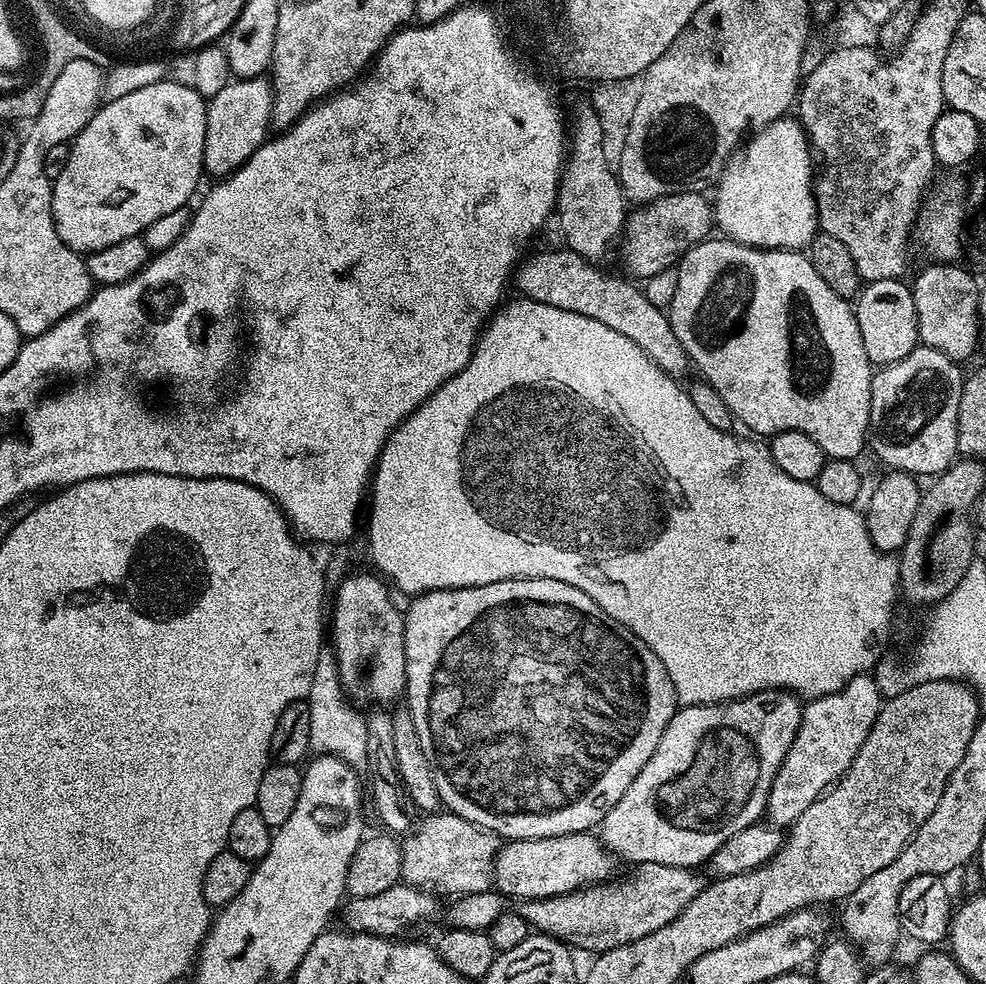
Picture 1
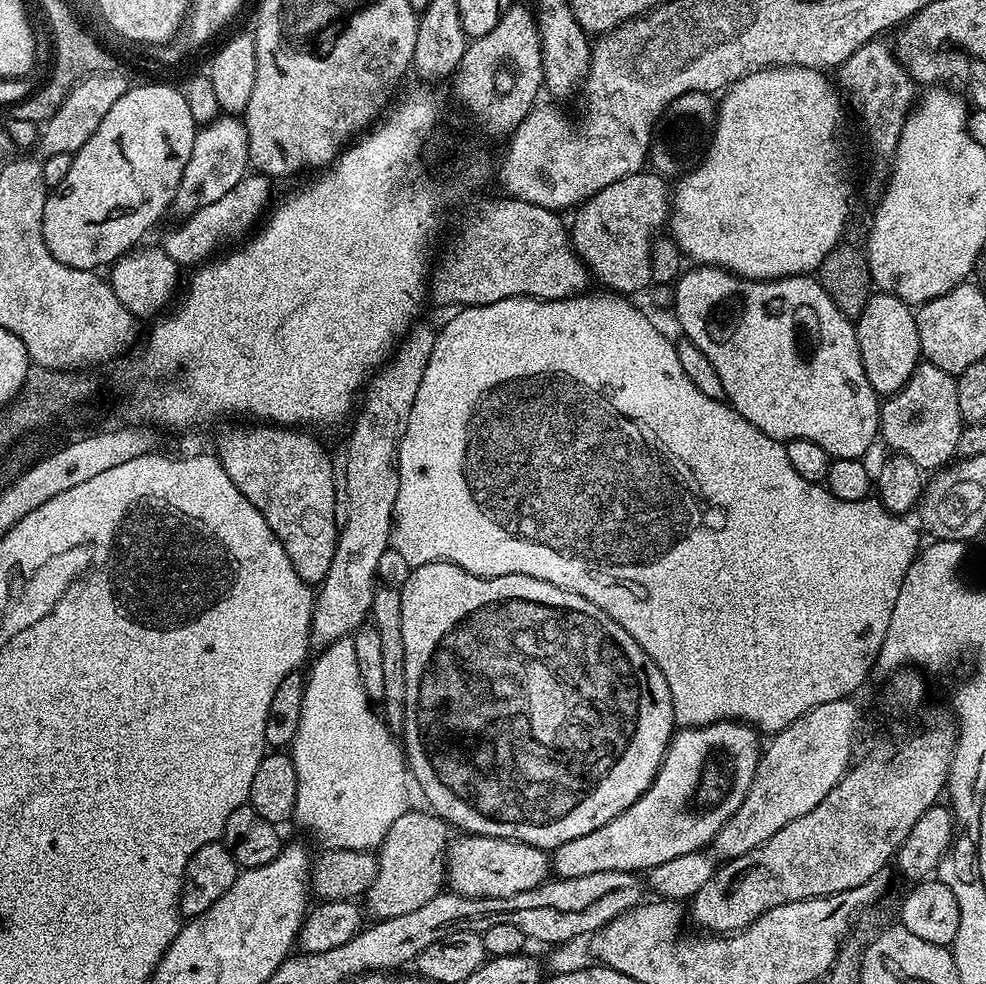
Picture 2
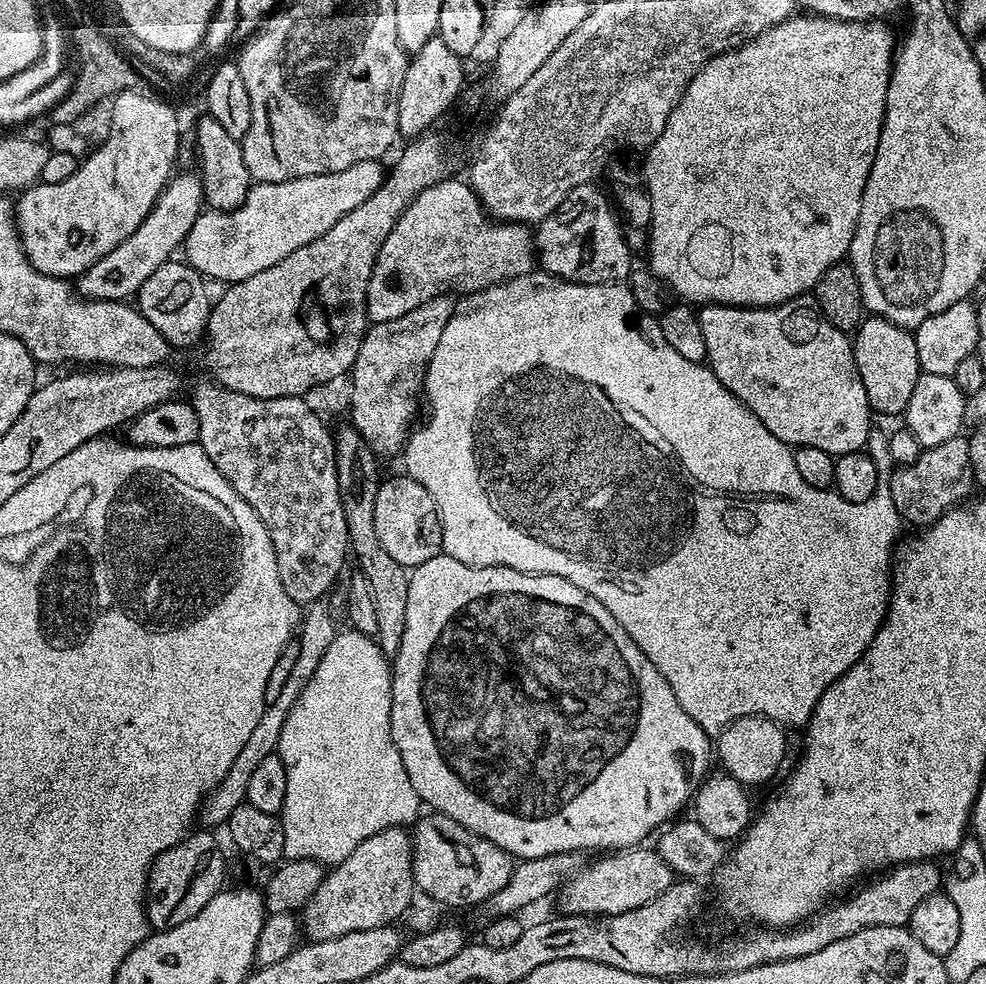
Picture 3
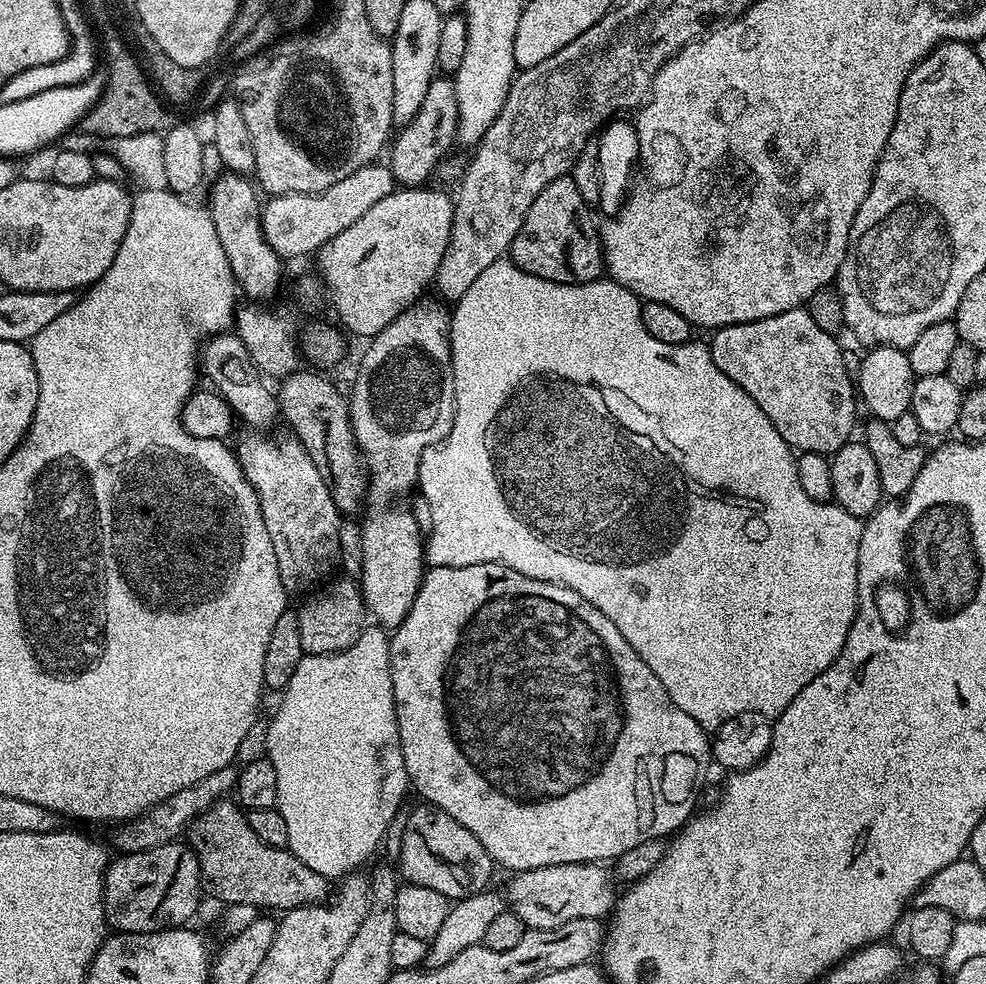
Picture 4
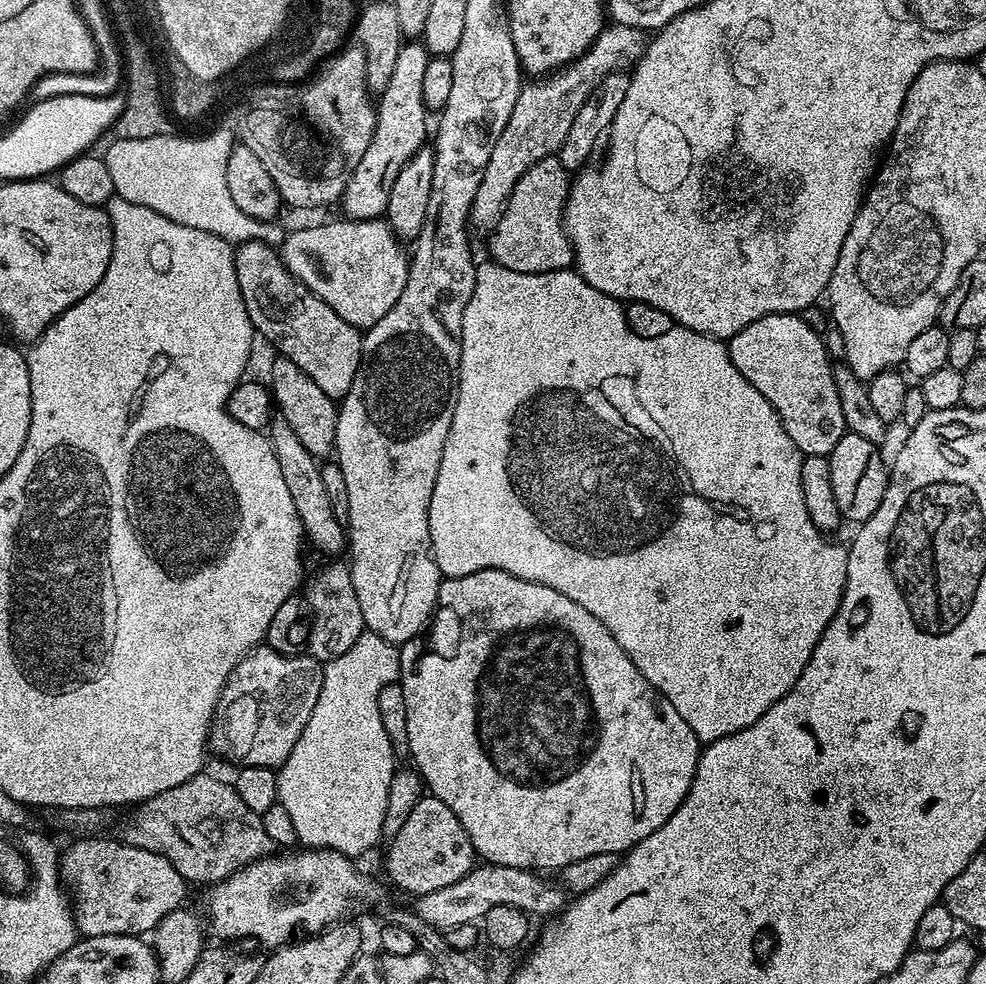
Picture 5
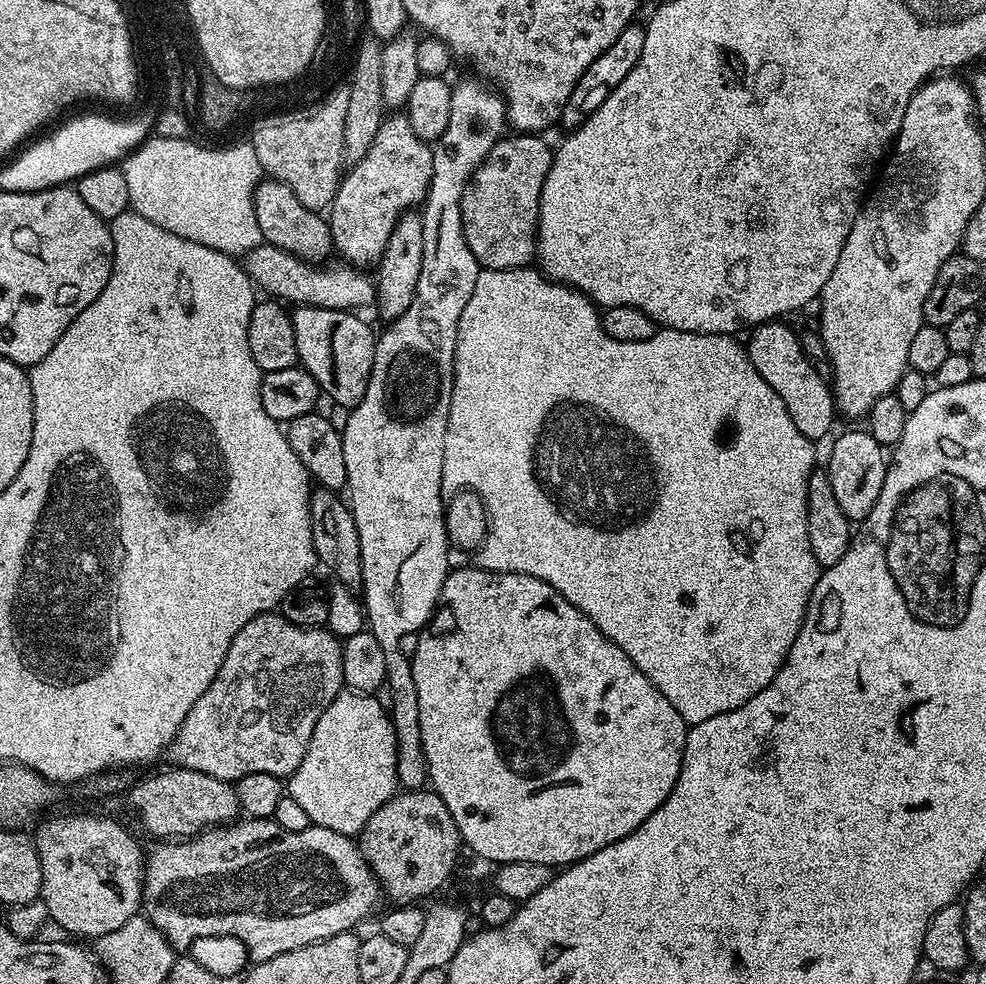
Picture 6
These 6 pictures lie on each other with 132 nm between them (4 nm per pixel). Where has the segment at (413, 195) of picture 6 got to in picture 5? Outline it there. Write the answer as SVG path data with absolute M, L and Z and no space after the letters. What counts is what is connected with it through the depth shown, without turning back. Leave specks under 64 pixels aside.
M404 42L398 50L398 59L390 82L386 82L386 90L378 94L376 104L376 129L374 138L370 138L370 146L366 146L366 154L362 154L362 162L354 166L354 174L350 174L350 182L346 182L346 190L342 197L343 215L349 220L374 220L383 217L388 210L388 191L394 186L394 178L398 178L398 170L410 162L418 149L425 147L430 136L427 116L429 109L424 106L422 98L422 82L430 57L423 43Z

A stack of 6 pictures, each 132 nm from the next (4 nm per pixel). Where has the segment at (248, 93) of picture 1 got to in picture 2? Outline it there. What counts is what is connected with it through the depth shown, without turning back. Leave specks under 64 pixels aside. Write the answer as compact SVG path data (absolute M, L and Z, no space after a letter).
M221 114L197 131L171 207L180 211L181 217L186 217L191 212L202 210L202 206L210 206L210 202L218 202L218 198L230 194L230 190L238 186L249 168L248 135L243 119L232 114Z

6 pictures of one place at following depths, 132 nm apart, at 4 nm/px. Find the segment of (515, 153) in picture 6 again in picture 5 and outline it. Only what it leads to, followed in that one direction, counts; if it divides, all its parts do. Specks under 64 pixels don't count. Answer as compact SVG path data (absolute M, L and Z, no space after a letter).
M557 155L539 160L514 186L510 198L505 202L496 223L492 225L488 236L488 252L495 263L506 266L506 270L518 270L522 274L542 274L557 272L563 268L571 269L574 264L572 244L568 241L568 232L564 229L564 207L568 201L570 172L564 168Z

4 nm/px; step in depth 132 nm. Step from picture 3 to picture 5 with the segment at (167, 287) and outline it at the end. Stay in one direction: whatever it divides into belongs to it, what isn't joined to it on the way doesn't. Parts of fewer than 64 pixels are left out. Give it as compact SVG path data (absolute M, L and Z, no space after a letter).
M276 418L270 424L270 439L272 449L278 458L278 466L282 466L282 478L290 489L290 498L294 498L294 510L298 514L307 543L312 543L320 552L325 552L328 558L336 558L340 551L346 548L346 524L334 514L334 506L330 506L330 498L326 494L326 486L322 483L321 465L317 457L302 446L302 441L285 420Z

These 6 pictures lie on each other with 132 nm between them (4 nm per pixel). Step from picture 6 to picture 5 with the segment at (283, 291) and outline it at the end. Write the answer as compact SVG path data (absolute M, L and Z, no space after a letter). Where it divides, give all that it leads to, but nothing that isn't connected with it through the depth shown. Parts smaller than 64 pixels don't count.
M387 219L328 220L313 228L300 228L285 235L278 251L286 270L294 274L338 318L361 330L374 327L378 318L390 314L390 306L398 302L408 277L409 253L396 239Z

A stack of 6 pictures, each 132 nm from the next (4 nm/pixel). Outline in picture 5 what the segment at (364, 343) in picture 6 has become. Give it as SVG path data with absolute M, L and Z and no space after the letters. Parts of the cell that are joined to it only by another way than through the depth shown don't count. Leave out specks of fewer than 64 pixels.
M251 240L239 245L235 249L236 273L238 274L238 286L242 290L242 302L246 302L246 314L250 314L250 322L253 329L258 330L273 344L279 355L290 358L310 378L314 378L316 385L323 390L331 400L343 401L345 394L350 390L354 382L354 374L358 374L360 355L362 354L361 329L350 326L326 302L318 299L313 292L309 292L306 286L290 270L286 270L279 251L271 244L264 244L261 240Z

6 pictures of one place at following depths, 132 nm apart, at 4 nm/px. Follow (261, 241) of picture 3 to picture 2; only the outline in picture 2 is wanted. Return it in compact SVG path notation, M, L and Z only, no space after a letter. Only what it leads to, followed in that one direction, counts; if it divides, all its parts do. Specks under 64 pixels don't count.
M245 174L238 182L238 186L234 186L234 190L230 190L230 194L218 198L218 202L210 202L210 206L202 206L202 210L191 212L190 215L179 221L181 224L177 228L170 229L162 241L164 252L170 254L170 258L174 258L177 266L185 266L184 264L199 266L217 251L215 248L219 244L224 244L227 240L234 239L235 236L243 237L245 234L251 233L269 207L268 184L270 184L269 177Z

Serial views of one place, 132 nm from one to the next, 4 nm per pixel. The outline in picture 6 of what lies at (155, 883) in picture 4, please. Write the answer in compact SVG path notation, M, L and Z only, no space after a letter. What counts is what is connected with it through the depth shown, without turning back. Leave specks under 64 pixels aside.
M56 816L53 820L46 821L37 832L34 832L34 841L42 868L42 884L39 899L44 901L49 921L53 925L56 923L62 931L69 932L69 934L64 934L72 938L84 938L80 936L95 938L102 934L110 934L114 930L118 930L118 926L122 926L122 922L126 922L131 916L137 915L141 911L144 898L144 861L146 852L145 849L140 849L139 842L126 829L120 828L118 821L111 820L108 816Z

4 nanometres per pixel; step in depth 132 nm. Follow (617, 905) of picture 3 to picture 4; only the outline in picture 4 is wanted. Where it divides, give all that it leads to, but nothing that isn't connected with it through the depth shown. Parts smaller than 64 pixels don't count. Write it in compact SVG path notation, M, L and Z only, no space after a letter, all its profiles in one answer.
M596 862L587 864L559 864L538 866L525 872L517 872L511 878L506 891L507 907L518 916L526 928L550 930L574 918L607 917L616 906L618 899L617 881L607 867Z

